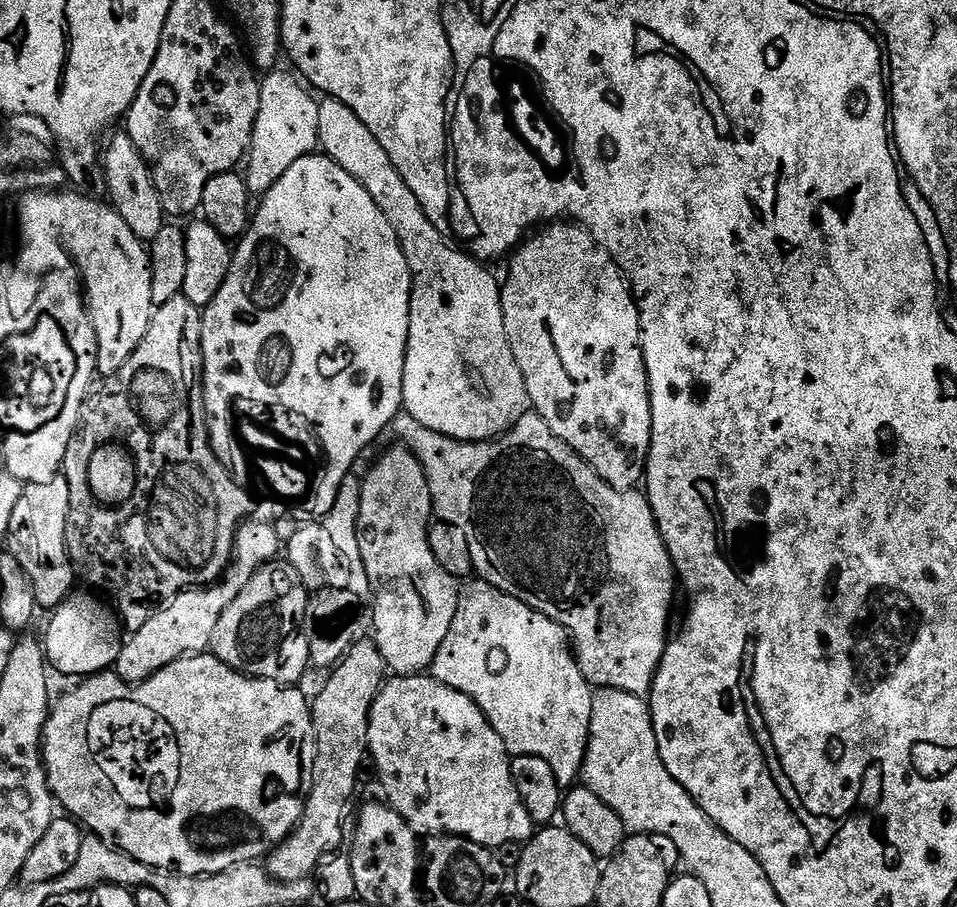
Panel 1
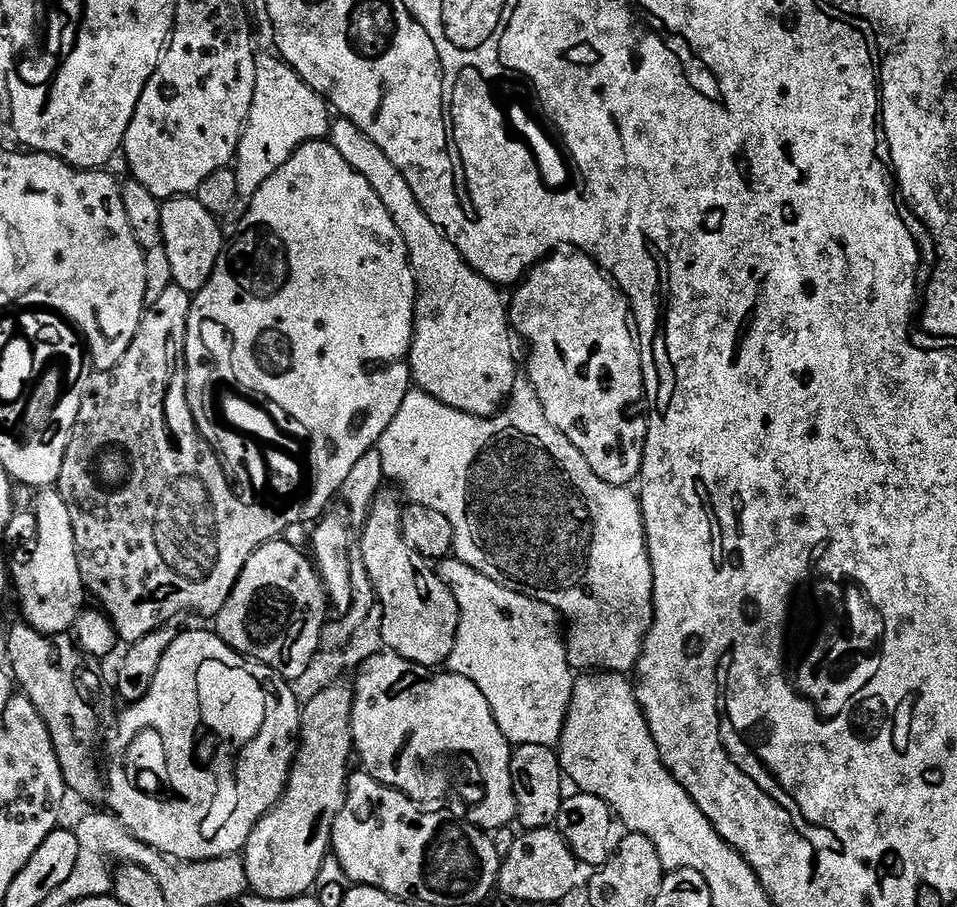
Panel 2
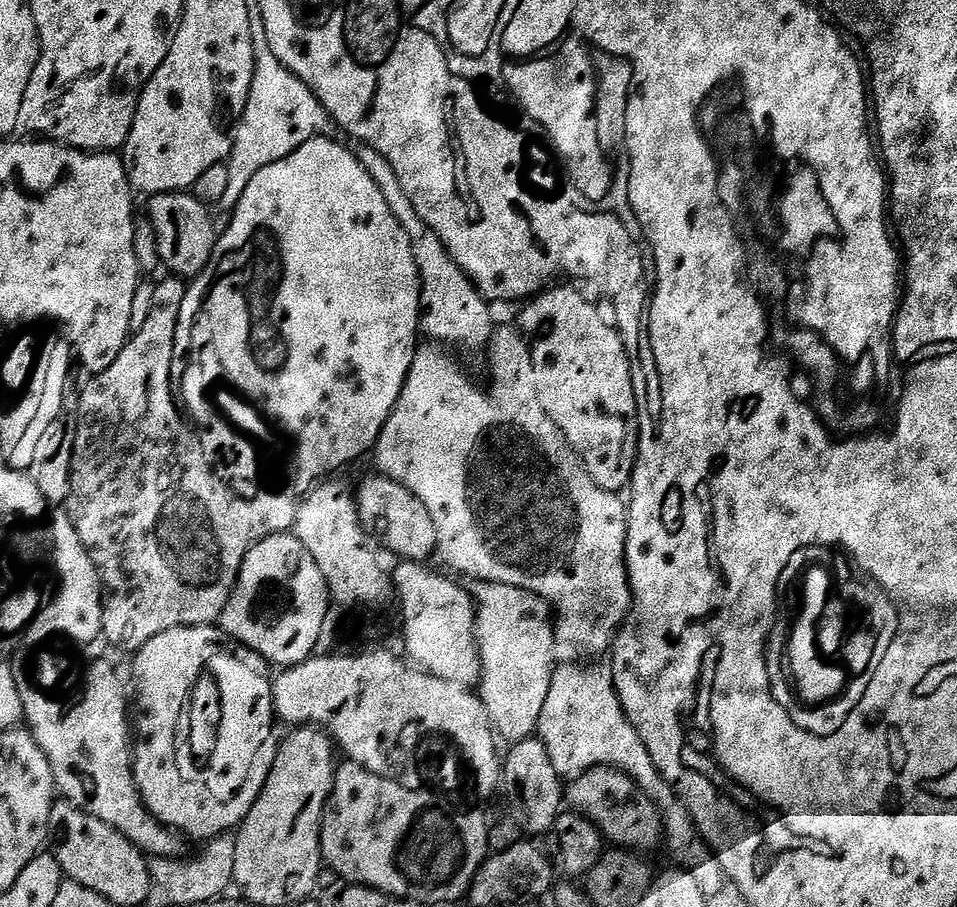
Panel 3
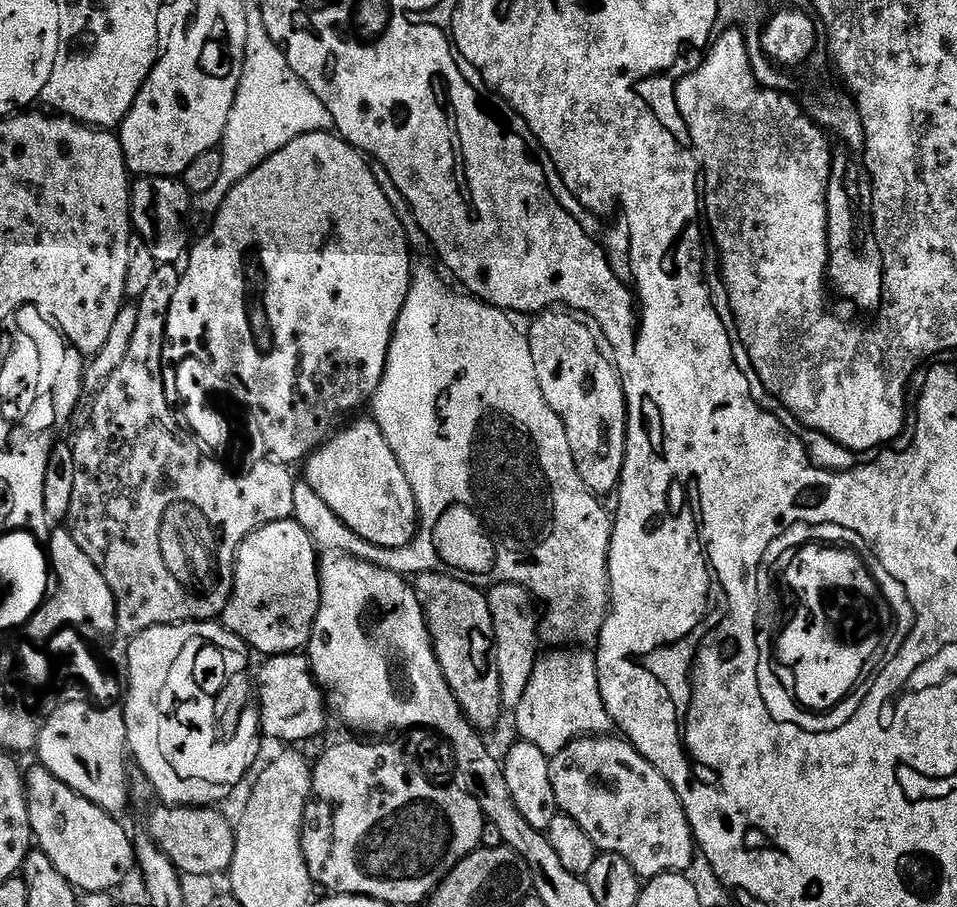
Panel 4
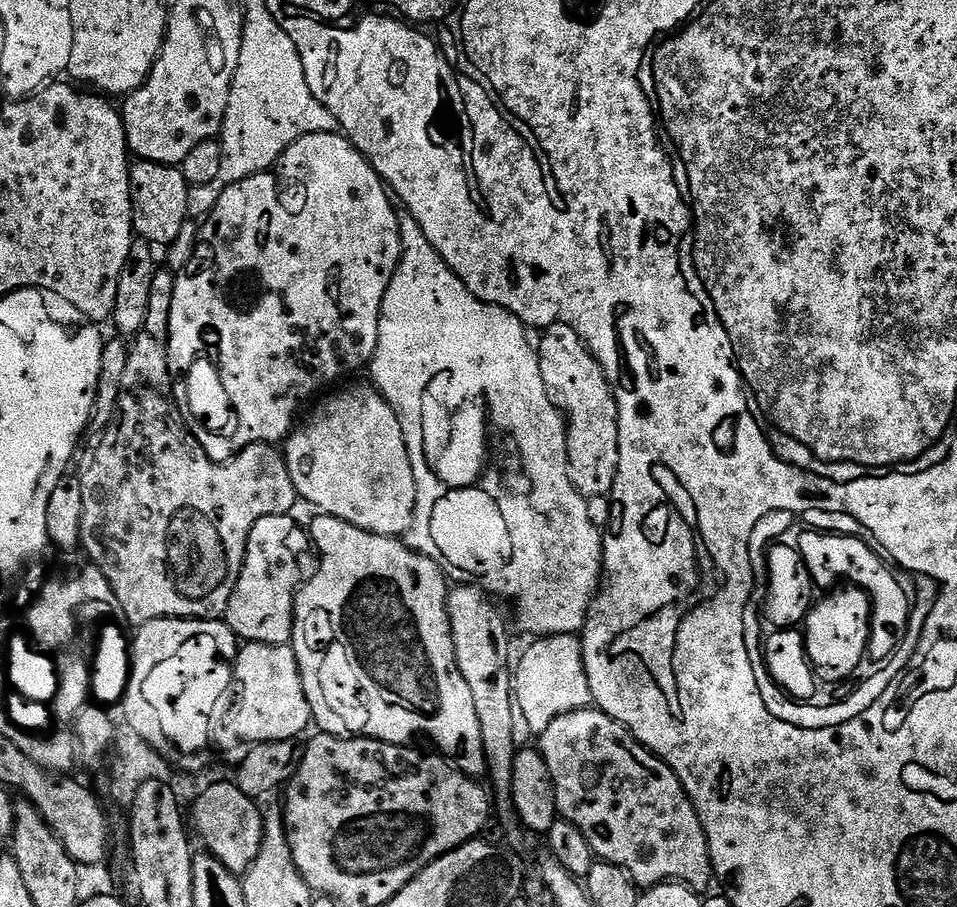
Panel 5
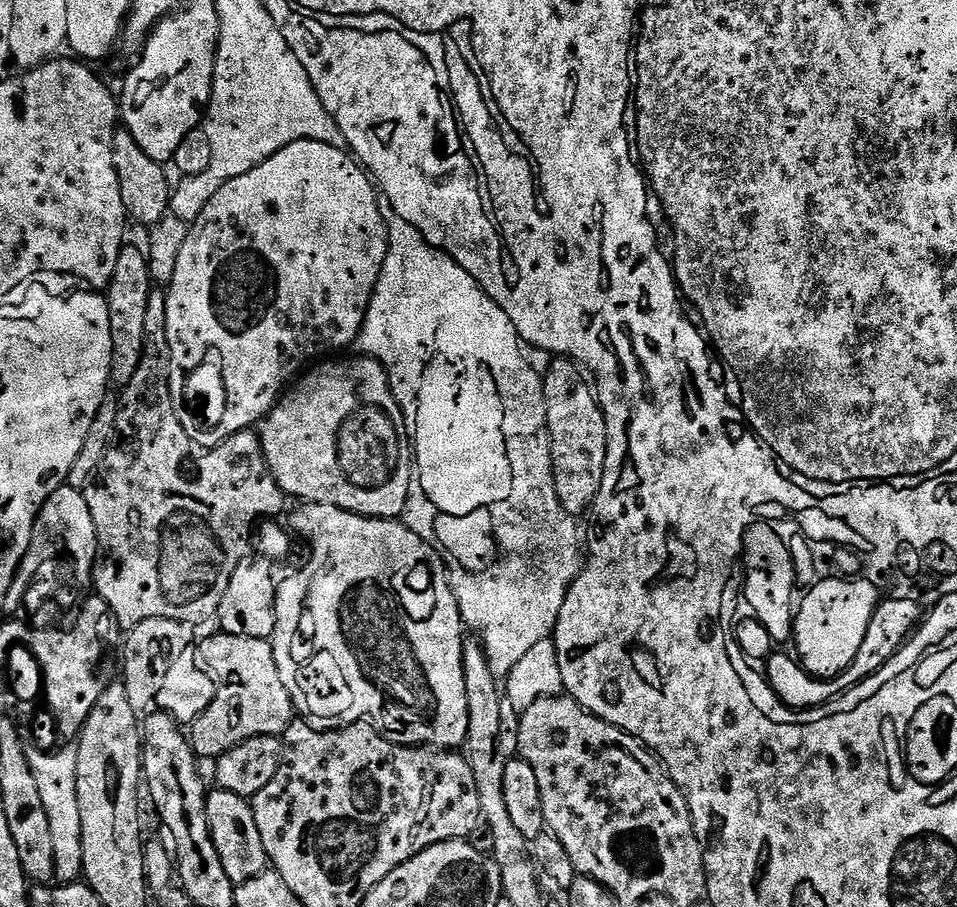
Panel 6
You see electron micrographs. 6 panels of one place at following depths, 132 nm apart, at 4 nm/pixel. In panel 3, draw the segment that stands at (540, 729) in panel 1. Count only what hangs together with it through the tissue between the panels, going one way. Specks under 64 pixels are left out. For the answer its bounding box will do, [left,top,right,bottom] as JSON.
[470,580,554,742]

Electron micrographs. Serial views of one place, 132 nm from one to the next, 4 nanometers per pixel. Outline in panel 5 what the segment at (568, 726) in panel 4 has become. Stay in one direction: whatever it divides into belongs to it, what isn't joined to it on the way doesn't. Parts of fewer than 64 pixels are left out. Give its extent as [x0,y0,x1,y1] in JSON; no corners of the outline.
[510,635,591,738]

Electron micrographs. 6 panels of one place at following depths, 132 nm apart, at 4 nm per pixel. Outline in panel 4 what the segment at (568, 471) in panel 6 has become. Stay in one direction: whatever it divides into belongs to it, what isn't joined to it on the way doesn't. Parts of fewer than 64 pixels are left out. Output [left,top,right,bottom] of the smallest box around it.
[526,310,628,494]

